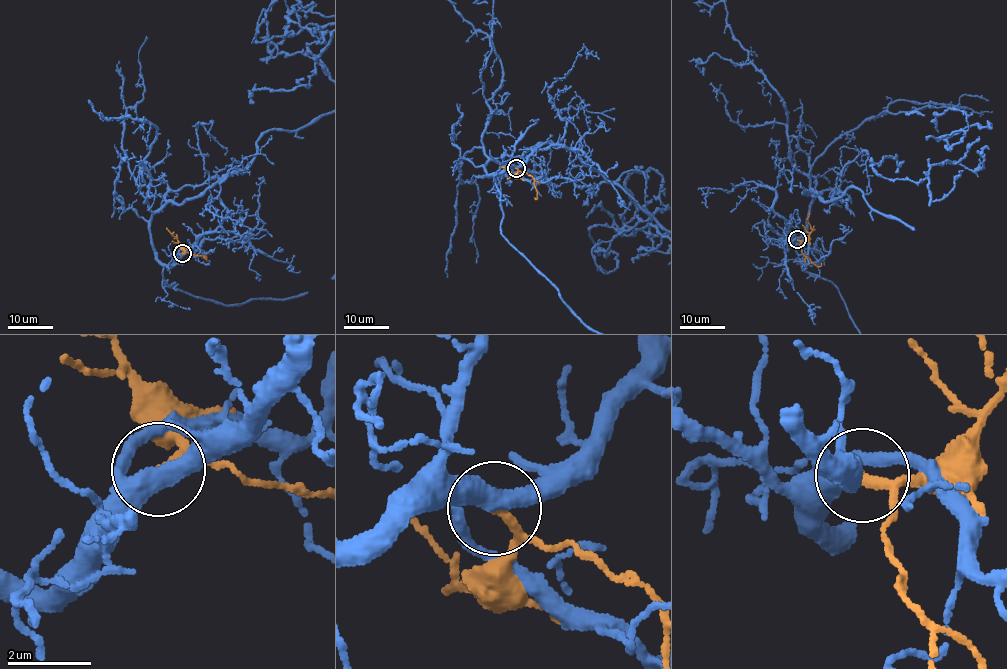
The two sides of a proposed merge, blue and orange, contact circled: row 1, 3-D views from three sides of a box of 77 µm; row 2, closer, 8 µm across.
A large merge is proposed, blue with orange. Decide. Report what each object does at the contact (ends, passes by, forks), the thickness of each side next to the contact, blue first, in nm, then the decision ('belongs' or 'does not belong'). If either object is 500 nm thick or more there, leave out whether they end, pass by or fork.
blue forks there; orange passes by; 400 nm thick on the blue side, 170 nm on the other; does not belong

